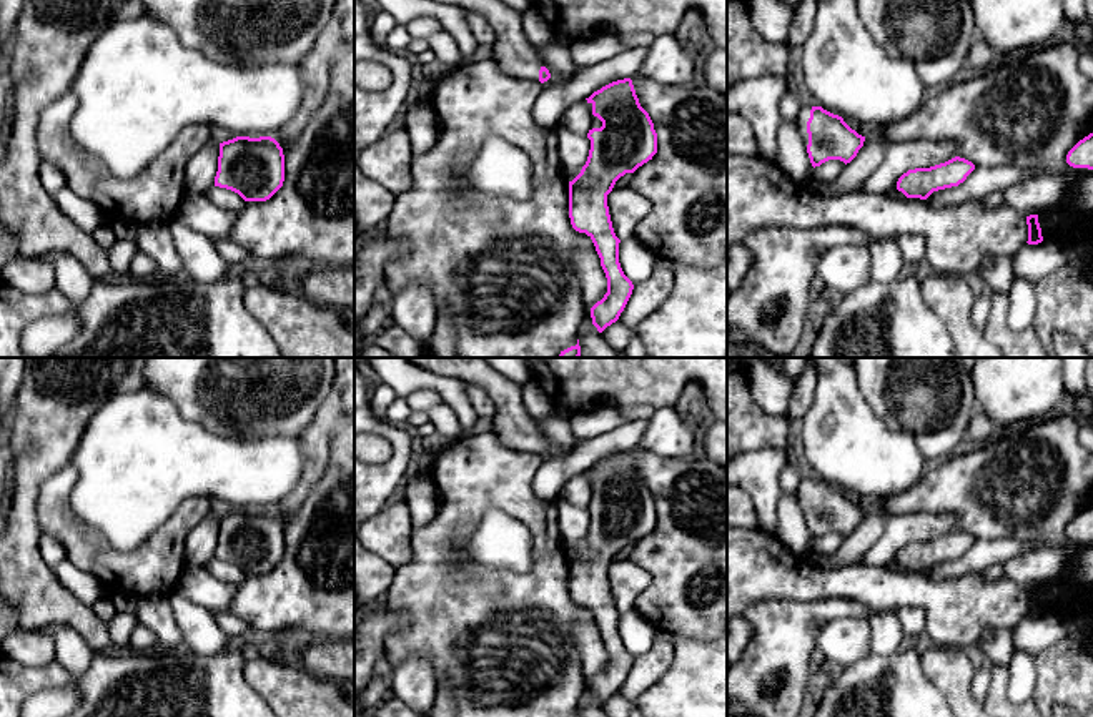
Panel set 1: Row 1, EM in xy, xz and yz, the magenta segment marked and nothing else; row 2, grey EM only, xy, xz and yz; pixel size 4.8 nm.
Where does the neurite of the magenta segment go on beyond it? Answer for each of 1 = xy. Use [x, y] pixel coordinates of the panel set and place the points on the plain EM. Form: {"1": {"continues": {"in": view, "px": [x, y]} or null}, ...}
{"1": {"continues": null}}

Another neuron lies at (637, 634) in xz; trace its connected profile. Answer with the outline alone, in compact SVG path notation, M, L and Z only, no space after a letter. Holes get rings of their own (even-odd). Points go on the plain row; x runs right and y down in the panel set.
M636 611L619 616L621 640L634 659L644 655L652 647L657 630L659 629L652 622L647 622Z

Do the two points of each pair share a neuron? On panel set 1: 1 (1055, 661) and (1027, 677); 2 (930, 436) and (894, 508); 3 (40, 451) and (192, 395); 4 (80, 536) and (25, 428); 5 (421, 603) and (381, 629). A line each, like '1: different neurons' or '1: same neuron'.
1: different neurons
2: different neurons
3: different neurons
4: different neurons
5: different neurons

